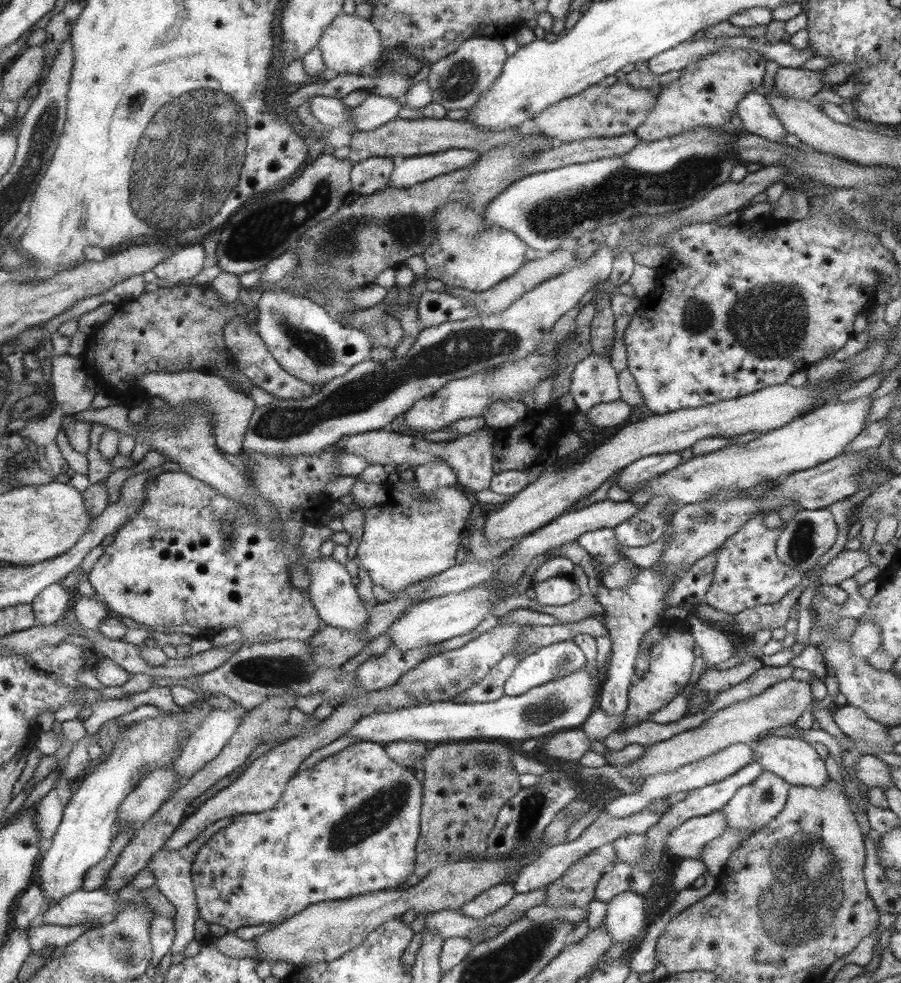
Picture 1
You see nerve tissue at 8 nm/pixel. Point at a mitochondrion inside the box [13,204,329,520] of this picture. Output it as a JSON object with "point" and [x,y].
{"point":[116,382]}

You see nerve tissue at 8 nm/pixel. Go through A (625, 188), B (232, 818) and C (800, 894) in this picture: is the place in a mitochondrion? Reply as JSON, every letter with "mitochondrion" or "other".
{"A":"mitochondrion","B":"other","C":"mitochondrion"}

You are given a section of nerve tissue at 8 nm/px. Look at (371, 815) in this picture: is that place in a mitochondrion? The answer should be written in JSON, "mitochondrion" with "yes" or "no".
{"mitochondrion":"yes"}

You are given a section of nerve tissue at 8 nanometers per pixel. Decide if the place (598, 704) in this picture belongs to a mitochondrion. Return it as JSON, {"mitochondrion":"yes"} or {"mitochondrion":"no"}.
{"mitochondrion":"no"}

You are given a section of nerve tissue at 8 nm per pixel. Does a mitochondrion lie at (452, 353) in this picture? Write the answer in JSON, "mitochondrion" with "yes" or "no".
{"mitochondrion":"yes"}

